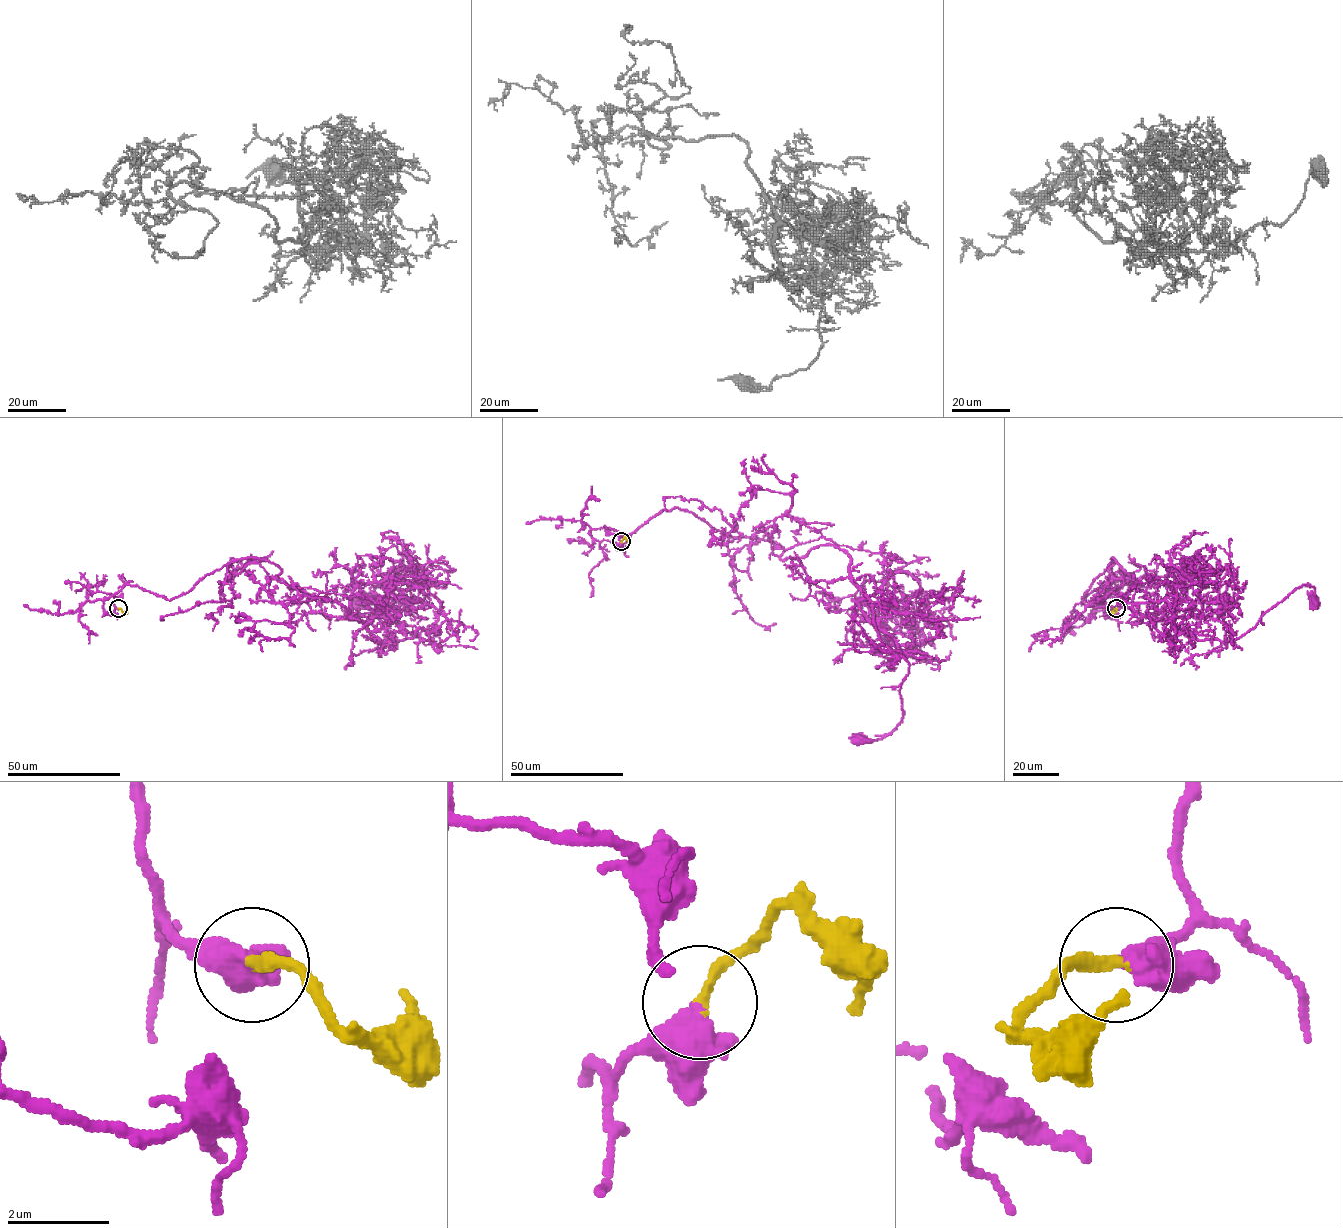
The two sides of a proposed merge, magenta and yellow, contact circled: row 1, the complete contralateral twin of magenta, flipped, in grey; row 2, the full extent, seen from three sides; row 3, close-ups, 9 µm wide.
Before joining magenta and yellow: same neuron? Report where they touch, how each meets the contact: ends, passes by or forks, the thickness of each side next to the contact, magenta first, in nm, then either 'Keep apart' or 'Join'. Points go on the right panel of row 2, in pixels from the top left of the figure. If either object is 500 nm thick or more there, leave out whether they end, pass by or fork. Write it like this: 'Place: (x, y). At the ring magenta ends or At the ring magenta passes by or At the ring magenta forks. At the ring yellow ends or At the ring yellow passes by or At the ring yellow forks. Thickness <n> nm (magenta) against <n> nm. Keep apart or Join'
Place: (1116, 608). At the ring magenta passes by. At the ring yellow ends. Thickness 400 nm (magenta) against 240 nm. Join

